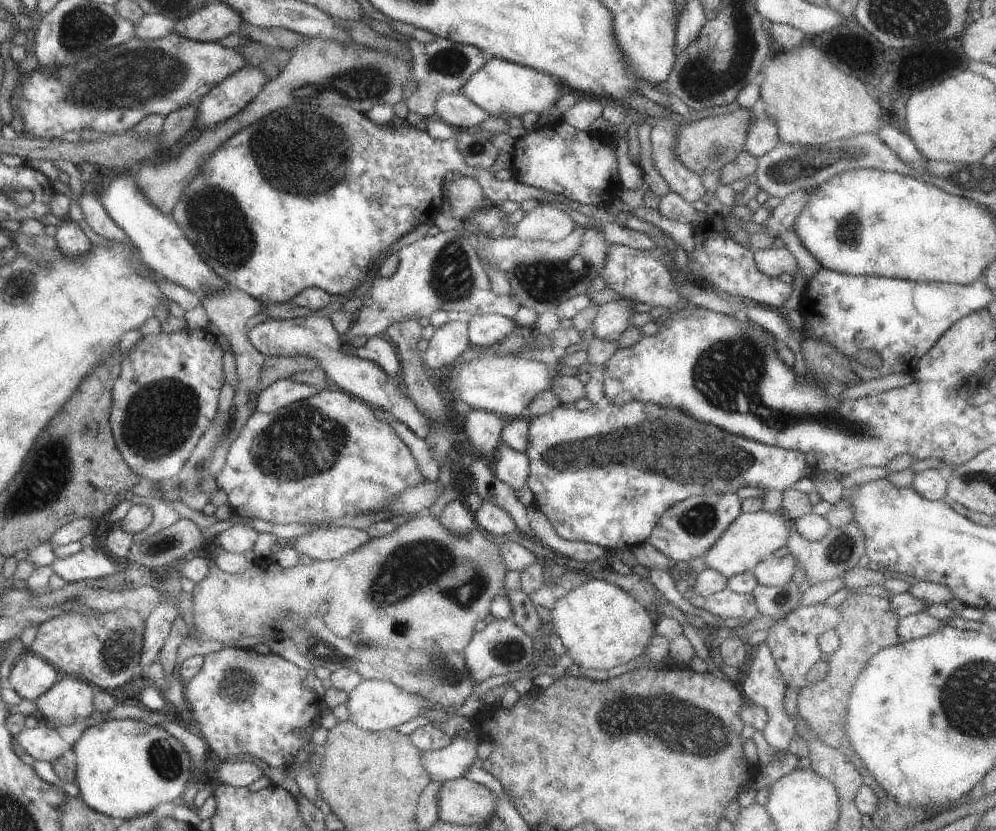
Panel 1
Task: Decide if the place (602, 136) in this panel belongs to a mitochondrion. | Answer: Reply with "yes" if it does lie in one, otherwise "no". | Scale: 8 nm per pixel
no

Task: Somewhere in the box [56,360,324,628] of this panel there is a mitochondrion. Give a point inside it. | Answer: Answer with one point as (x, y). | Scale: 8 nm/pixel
(158, 420)

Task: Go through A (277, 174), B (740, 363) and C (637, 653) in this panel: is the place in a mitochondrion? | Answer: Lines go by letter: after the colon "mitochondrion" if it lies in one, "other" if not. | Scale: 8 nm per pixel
A: mitochondrion
B: mitochondrion
C: other

